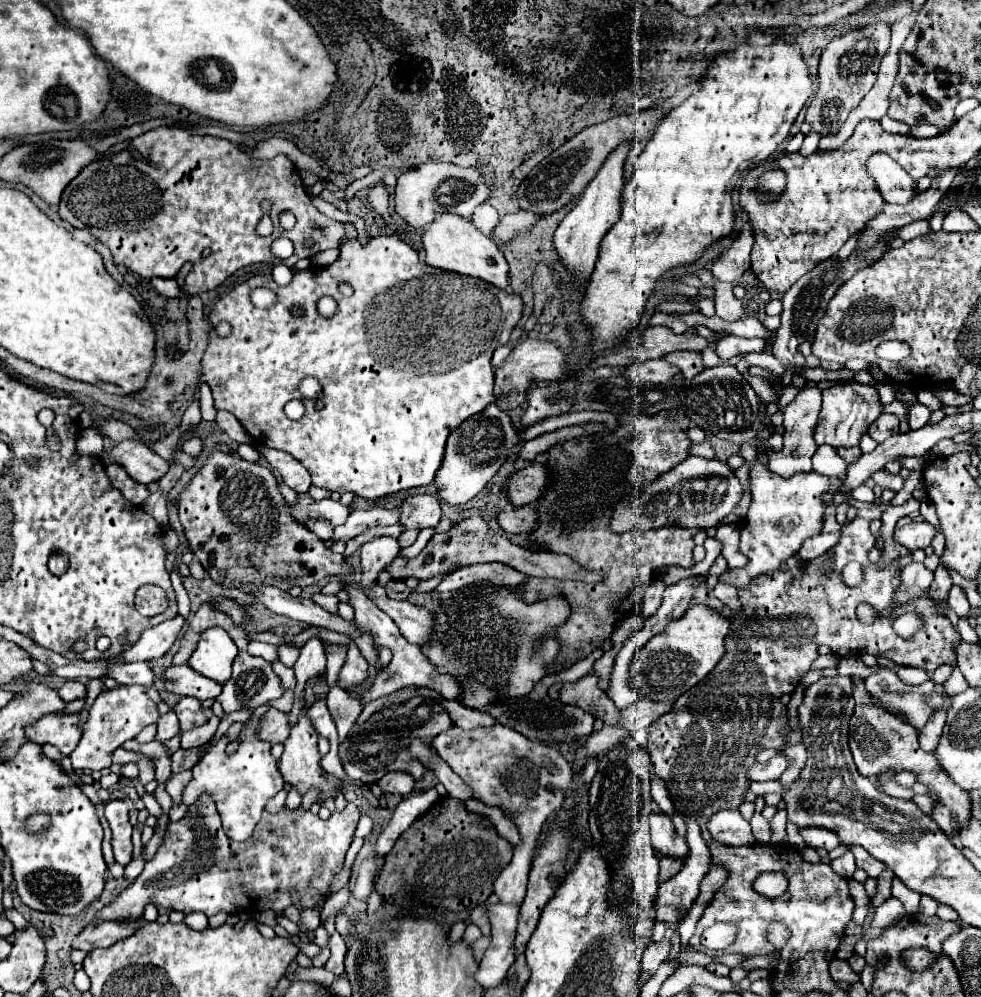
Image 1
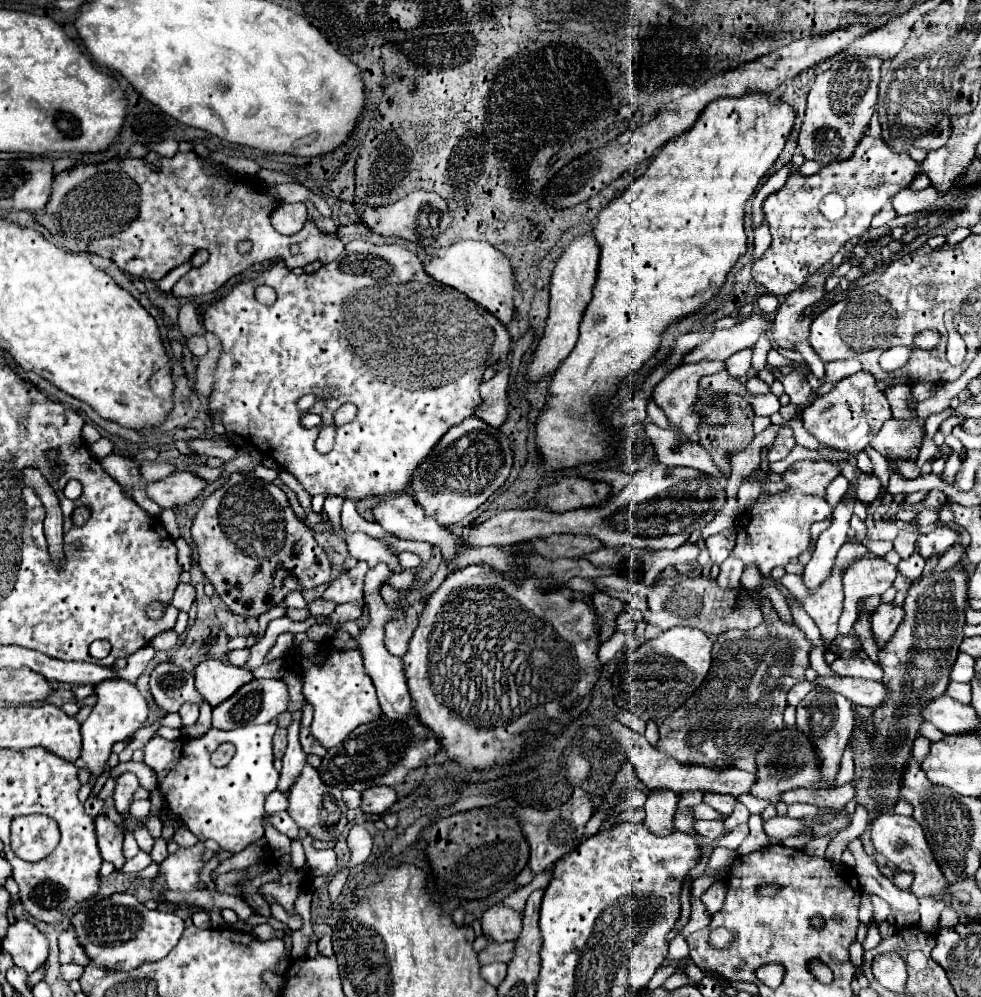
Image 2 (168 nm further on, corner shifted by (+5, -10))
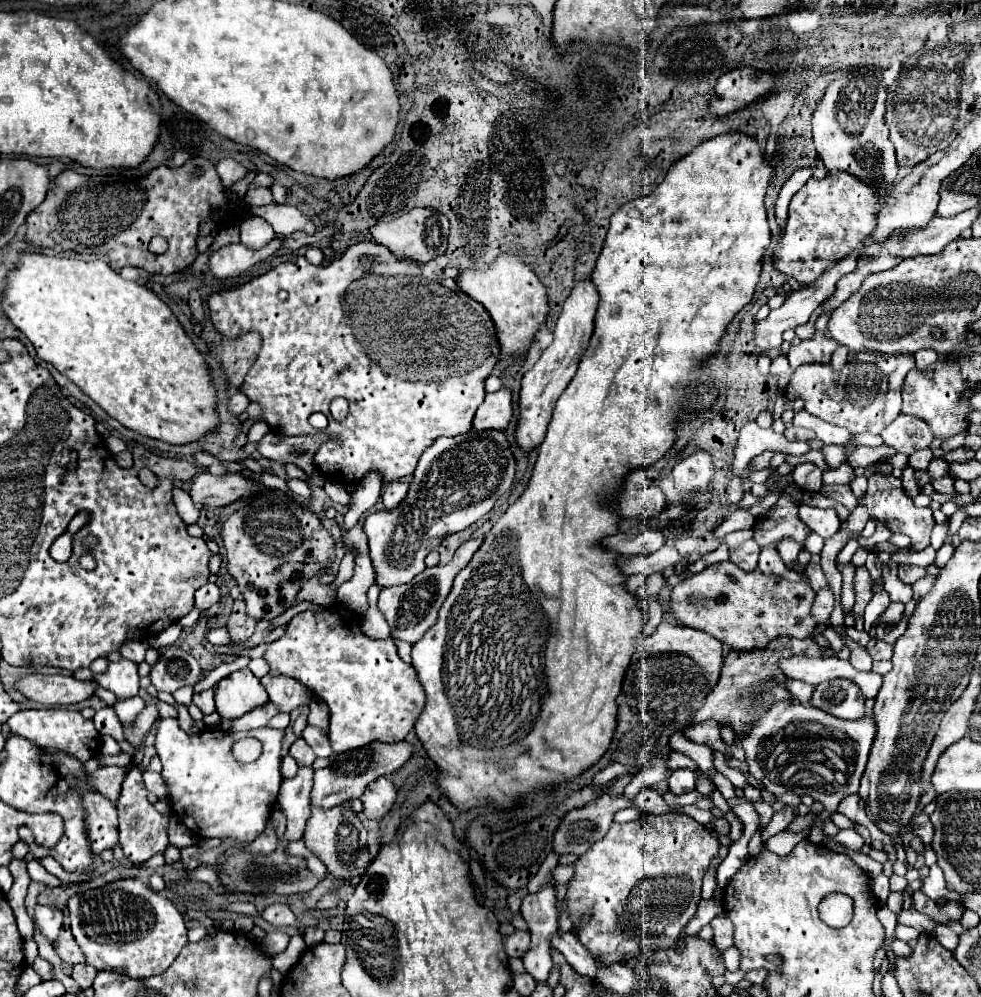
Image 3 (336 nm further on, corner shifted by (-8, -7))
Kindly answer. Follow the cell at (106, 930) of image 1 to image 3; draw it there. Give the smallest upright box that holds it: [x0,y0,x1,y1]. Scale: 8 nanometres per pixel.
[53,923,85,965]

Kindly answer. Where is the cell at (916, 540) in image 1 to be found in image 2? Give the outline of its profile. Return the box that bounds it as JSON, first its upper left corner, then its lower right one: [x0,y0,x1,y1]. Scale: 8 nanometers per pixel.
[916,528,956,558]

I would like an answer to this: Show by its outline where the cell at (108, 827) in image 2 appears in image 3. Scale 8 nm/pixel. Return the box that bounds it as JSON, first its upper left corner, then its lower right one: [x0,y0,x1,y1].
[83,791,119,855]

